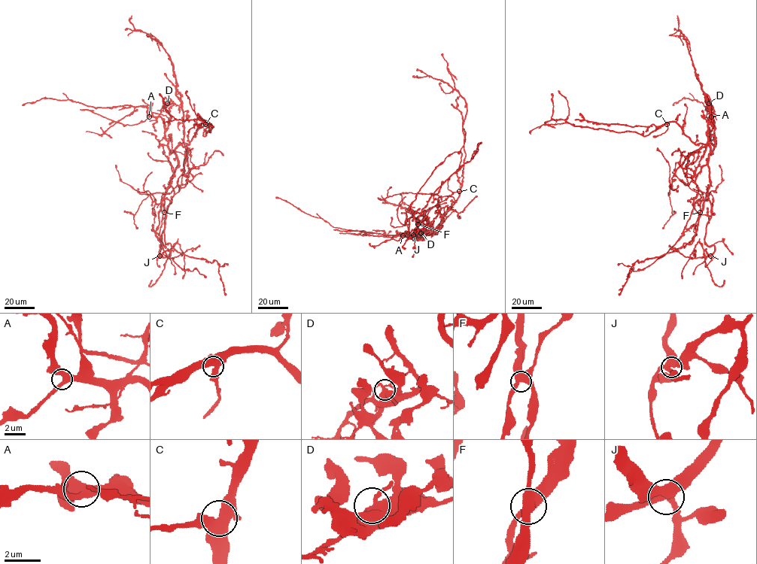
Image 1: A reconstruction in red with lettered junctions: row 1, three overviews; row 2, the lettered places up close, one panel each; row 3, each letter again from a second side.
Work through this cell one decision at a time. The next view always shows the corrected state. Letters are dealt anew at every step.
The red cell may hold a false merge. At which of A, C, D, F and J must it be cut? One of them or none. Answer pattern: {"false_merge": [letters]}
{"false_merge": ["D"]}

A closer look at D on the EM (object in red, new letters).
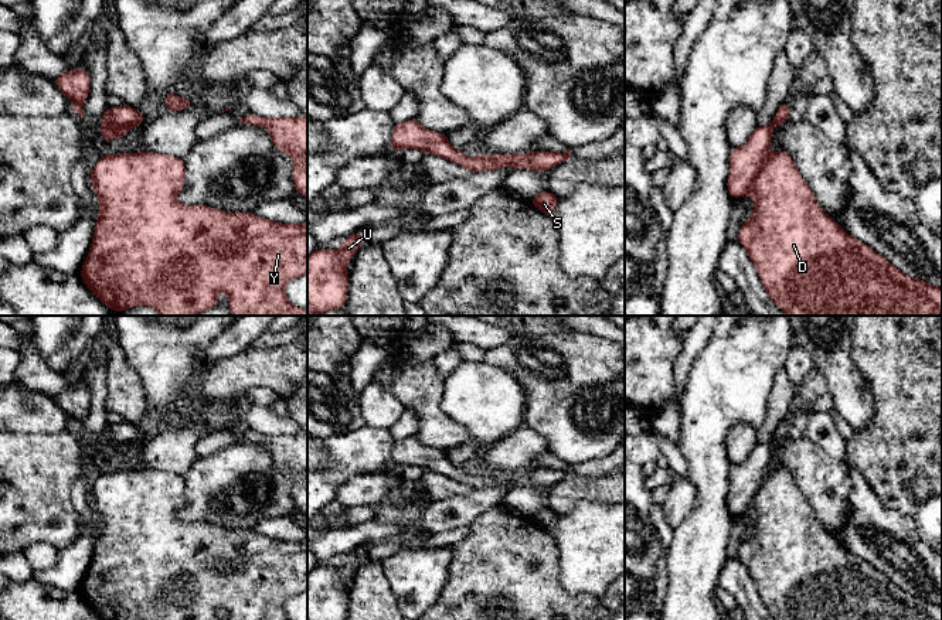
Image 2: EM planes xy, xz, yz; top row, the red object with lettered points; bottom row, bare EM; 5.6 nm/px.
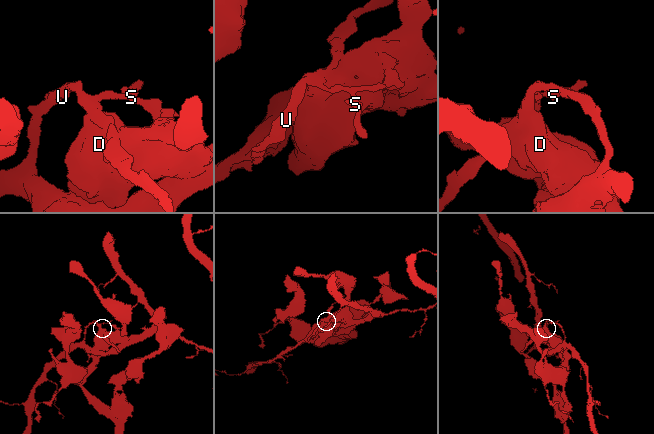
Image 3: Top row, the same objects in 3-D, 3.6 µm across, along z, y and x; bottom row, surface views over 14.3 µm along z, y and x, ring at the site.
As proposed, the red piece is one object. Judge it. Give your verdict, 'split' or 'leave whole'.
split

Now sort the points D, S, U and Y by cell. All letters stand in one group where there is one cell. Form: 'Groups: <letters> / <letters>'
Groups: D S Y / U

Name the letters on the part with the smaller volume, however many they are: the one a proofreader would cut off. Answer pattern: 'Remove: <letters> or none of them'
Remove: U

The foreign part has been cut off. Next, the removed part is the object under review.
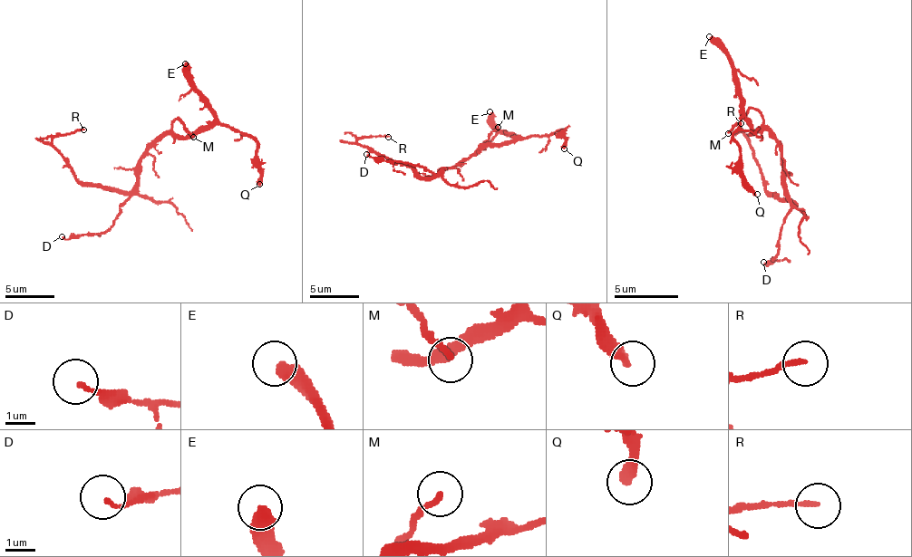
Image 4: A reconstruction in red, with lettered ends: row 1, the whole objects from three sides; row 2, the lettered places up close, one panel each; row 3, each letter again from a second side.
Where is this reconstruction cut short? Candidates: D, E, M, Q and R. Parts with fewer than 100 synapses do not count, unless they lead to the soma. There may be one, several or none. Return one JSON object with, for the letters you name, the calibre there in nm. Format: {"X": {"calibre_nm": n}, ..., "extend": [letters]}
{"E": {"calibre_nm": 480}, "extend": ["E"]}

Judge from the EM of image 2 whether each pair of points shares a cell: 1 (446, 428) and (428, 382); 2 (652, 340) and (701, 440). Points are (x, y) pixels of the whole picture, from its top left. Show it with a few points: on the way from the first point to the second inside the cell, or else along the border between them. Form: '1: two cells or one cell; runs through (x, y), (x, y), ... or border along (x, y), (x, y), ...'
1: one cell; runs through (435, 416), (428, 409), (428, 394)
2: two cells; border along (680, 397), (679, 414)

